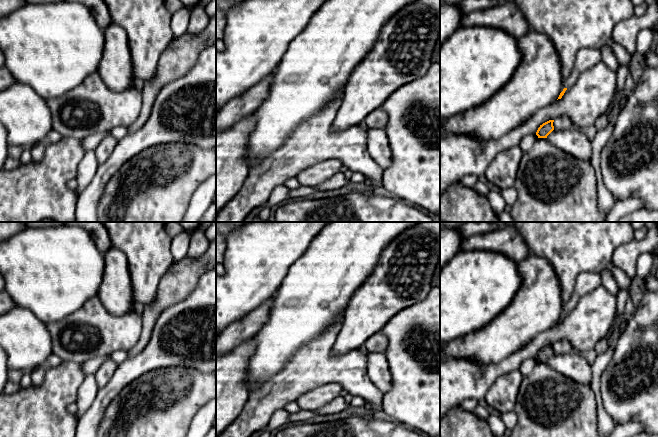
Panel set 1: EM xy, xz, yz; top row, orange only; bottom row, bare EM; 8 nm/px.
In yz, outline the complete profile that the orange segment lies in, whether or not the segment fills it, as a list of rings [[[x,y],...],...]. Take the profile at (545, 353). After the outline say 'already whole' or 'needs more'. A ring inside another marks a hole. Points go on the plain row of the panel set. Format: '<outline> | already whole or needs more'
[[[549,344],[540,349],[536,356],[538,362],[547,362],[547,360],[554,354],[553,346],[554,344]]] | already whole

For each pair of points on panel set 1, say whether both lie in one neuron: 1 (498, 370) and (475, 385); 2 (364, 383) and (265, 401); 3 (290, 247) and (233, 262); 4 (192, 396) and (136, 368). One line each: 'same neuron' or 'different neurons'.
1: same neuron
2: same neuron
3: same neuron
4: different neurons

